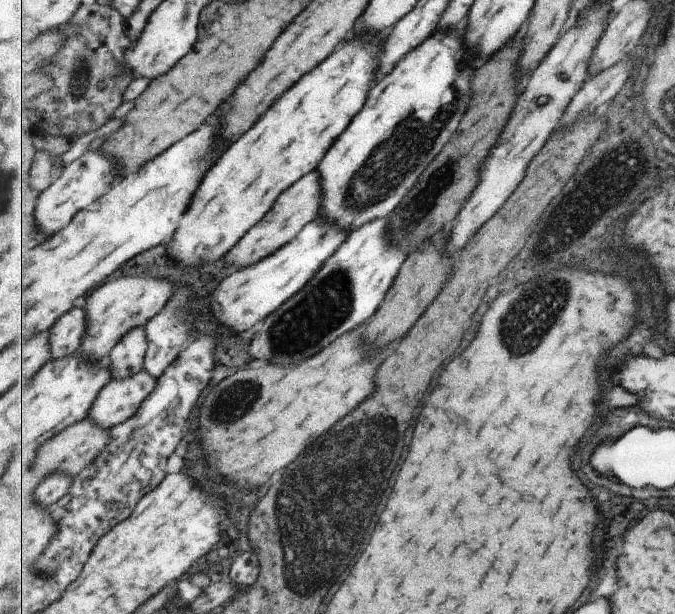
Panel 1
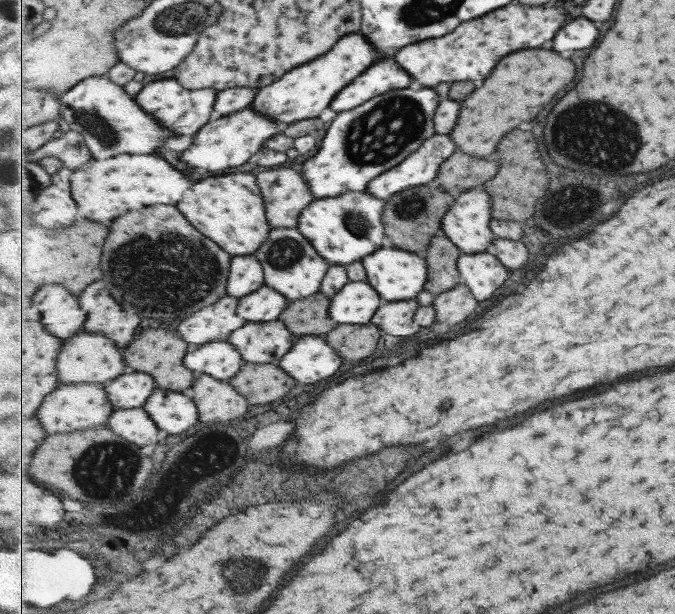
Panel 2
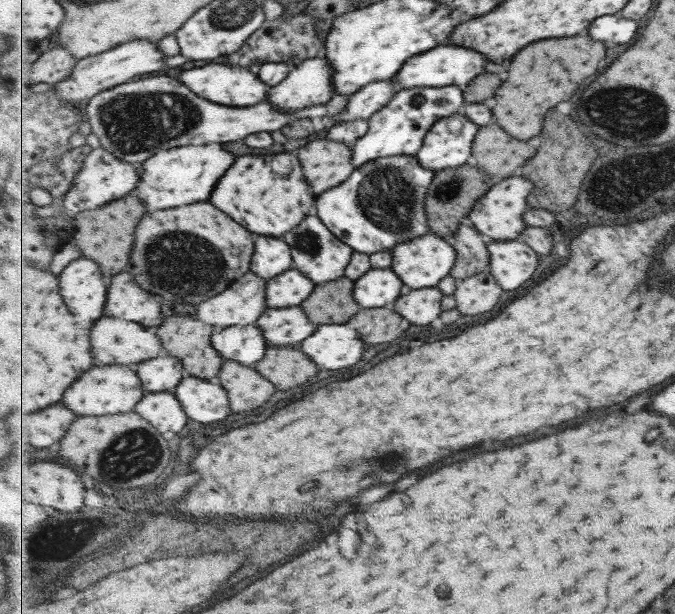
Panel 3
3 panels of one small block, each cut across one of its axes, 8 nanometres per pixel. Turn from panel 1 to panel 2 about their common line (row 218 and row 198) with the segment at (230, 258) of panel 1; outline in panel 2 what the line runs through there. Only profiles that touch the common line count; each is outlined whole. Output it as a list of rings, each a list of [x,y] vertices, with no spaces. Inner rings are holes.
[[[288,165],[255,173],[263,198],[269,200],[271,228],[298,228],[303,210],[315,199],[302,165]]]

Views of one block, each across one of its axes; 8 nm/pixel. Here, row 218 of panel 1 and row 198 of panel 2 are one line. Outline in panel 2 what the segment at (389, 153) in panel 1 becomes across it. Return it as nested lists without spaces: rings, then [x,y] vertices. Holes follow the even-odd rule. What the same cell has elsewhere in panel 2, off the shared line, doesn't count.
[[[368,189],[363,192],[350,190],[335,198],[315,199],[303,210],[298,229],[331,265],[348,265],[369,257],[376,250],[394,246],[386,235],[386,223],[382,217],[385,210],[386,200],[377,198]]]

